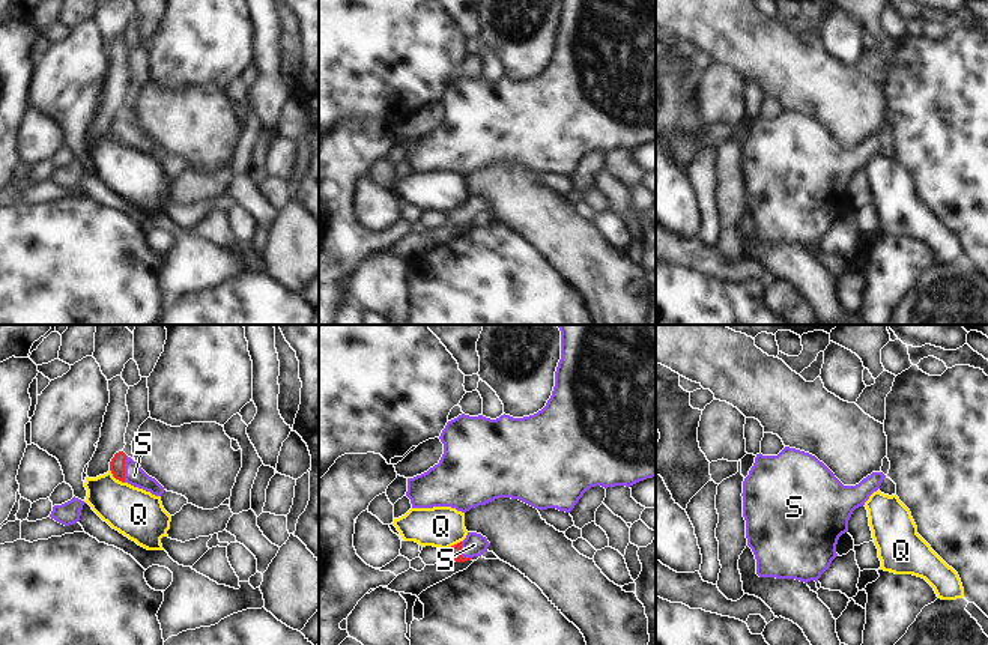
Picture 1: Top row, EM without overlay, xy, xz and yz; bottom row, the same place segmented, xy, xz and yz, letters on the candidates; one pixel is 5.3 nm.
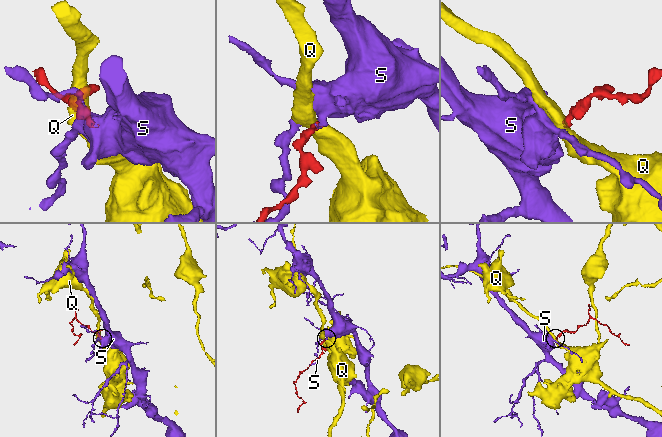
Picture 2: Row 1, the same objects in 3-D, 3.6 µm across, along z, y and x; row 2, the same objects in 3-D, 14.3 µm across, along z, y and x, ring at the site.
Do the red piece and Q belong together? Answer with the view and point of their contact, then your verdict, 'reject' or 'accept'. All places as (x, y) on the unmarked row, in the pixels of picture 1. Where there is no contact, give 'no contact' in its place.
contact xy (116, 142); reject

